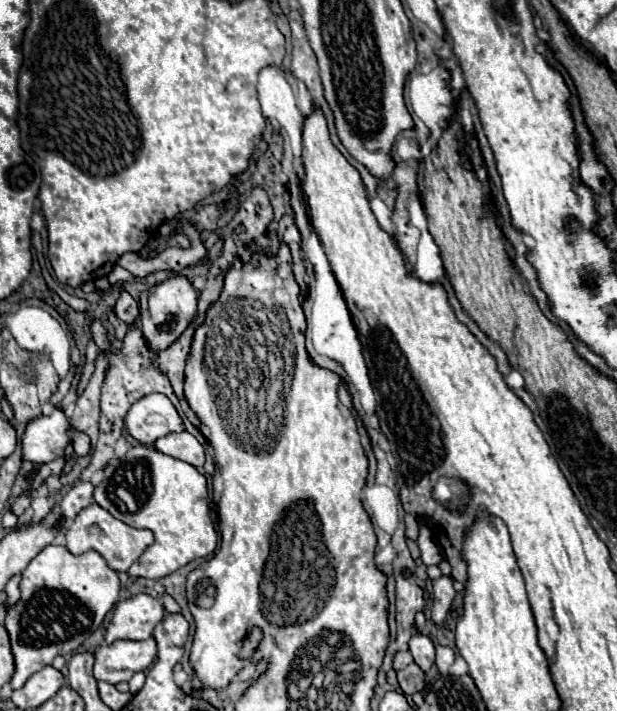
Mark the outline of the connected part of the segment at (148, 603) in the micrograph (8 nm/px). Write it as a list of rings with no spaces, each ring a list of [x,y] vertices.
[[[139,593],[121,603],[113,611],[113,619],[105,631],[105,641],[113,643],[117,639],[149,639],[157,623],[163,621],[165,607],[159,599]]]

